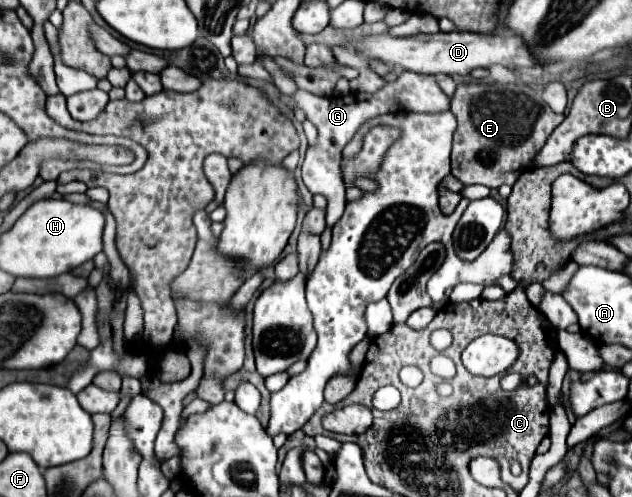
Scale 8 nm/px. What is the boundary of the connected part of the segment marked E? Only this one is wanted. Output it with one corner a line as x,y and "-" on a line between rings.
457,84
457,92
451,100
451,112
457,118
457,130
453,134
453,170
451,174
463,184
483,184
499,188
501,184
515,184
519,174
531,168
535,156
545,146
551,132
563,122
565,116
553,114
539,92
523,84

